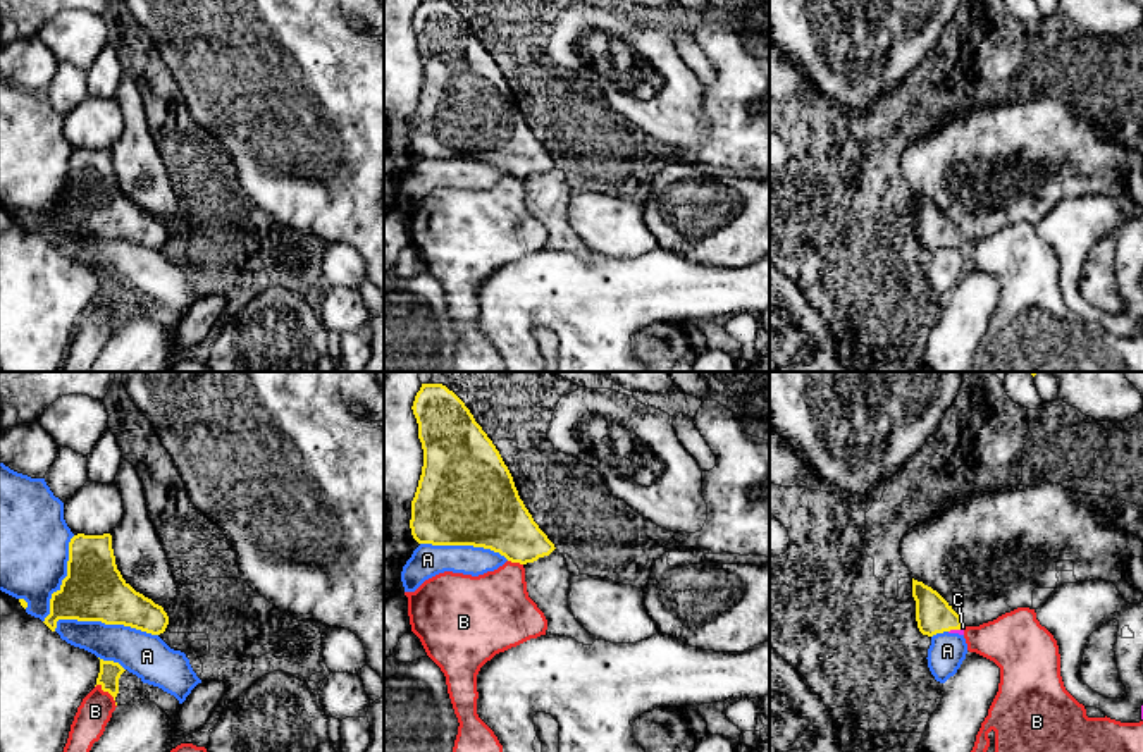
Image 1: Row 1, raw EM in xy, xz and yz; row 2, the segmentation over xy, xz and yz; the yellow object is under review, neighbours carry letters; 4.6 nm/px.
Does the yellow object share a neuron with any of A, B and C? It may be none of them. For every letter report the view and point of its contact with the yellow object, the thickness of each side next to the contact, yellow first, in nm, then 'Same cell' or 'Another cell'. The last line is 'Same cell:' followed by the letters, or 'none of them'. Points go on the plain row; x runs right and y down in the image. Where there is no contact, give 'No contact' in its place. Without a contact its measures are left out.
A: Touches yellow at xy (104, 236). Thickness 280 nm (yellow) against 200 nm. Another cell
B: Touches yellow at xy (109, 307). Thickness 100 nm (yellow) against 160 nm. Another cell
C: Touches yellow at yz (956, 243). Thickness 170 nm (yellow) against 30 nm. Same cell
Same cell: C

